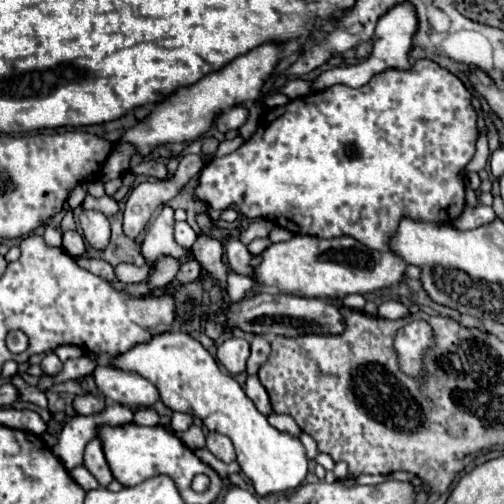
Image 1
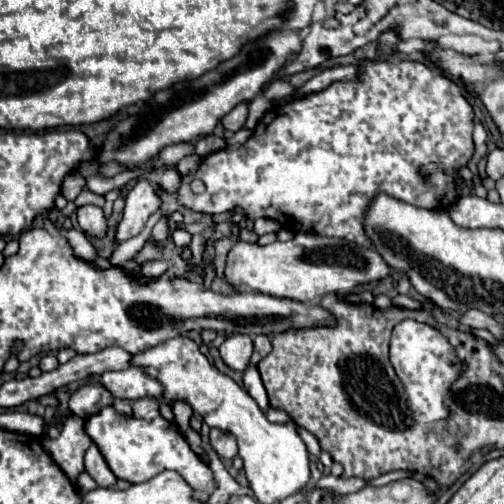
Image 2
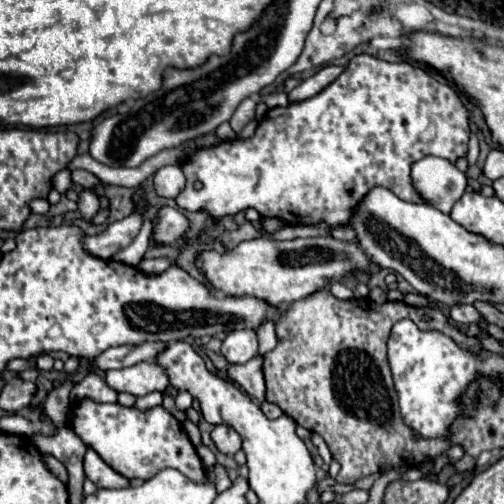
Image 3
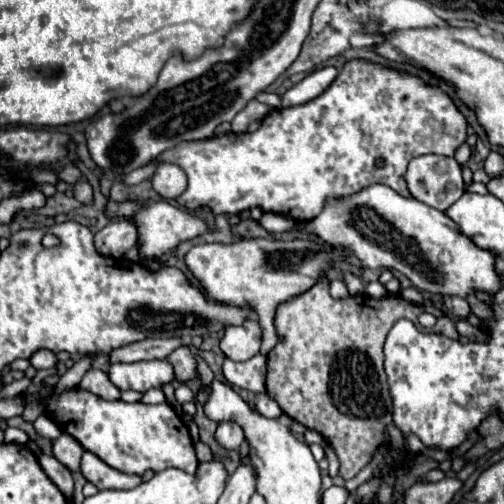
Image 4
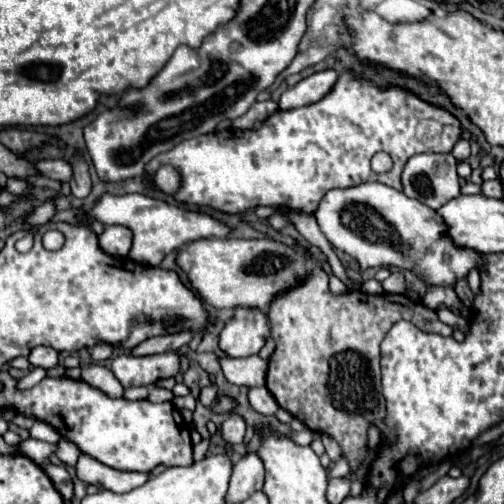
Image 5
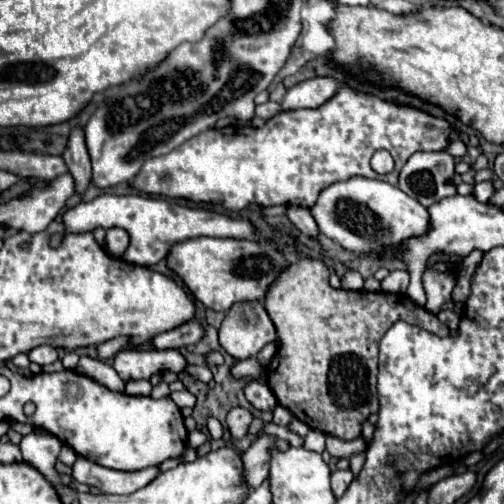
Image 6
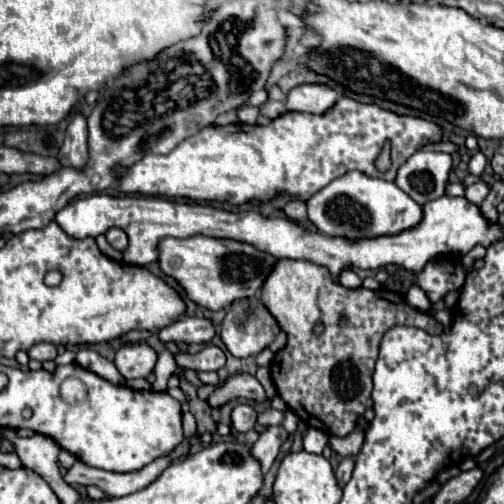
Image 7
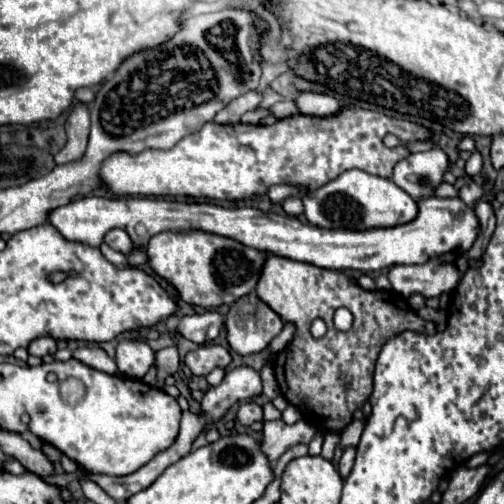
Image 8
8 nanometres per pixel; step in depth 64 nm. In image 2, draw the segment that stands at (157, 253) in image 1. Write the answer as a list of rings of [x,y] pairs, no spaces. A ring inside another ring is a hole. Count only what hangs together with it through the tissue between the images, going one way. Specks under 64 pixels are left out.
[[[162,218],[162,220],[156,222],[156,226],[154,226],[154,230],[152,230],[152,238],[154,238],[156,242],[170,238],[170,230],[168,230],[168,220],[166,220],[166,218]]]

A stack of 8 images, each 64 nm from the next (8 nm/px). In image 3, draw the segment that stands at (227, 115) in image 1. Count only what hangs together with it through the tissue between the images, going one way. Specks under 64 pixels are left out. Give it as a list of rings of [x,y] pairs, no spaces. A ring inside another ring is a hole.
[[[248,98],[248,100],[244,100],[242,104],[240,104],[240,108],[234,112],[234,116],[230,118],[230,126],[232,126],[232,130],[236,132],[236,134],[240,134],[240,130],[250,122],[250,120],[254,120],[256,118],[256,98]]]

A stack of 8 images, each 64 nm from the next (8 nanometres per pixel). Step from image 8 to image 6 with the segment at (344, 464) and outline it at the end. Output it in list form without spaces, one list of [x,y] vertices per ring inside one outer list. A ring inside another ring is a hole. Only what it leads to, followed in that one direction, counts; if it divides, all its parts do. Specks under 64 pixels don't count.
[[[350,468],[348,470],[336,470],[332,474],[332,490],[334,490],[336,498],[340,498],[346,492],[348,484],[352,482],[352,478],[354,478],[354,474],[350,472]]]

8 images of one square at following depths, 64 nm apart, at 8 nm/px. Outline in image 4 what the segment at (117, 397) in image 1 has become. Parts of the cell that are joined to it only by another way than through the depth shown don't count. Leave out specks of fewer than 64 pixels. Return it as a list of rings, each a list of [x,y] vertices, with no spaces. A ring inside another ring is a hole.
[[[140,360],[140,362],[114,362],[108,370],[110,380],[120,390],[146,392],[160,388],[174,380],[174,368],[168,360]]]

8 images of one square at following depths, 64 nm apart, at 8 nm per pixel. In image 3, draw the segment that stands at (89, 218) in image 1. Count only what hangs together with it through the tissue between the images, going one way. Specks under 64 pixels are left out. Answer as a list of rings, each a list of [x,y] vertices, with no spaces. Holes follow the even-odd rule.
[[[80,190],[78,196],[80,196],[78,198],[78,208],[80,208],[82,216],[90,222],[96,216],[96,212],[100,210],[100,200],[96,198],[96,194],[92,190]]]

